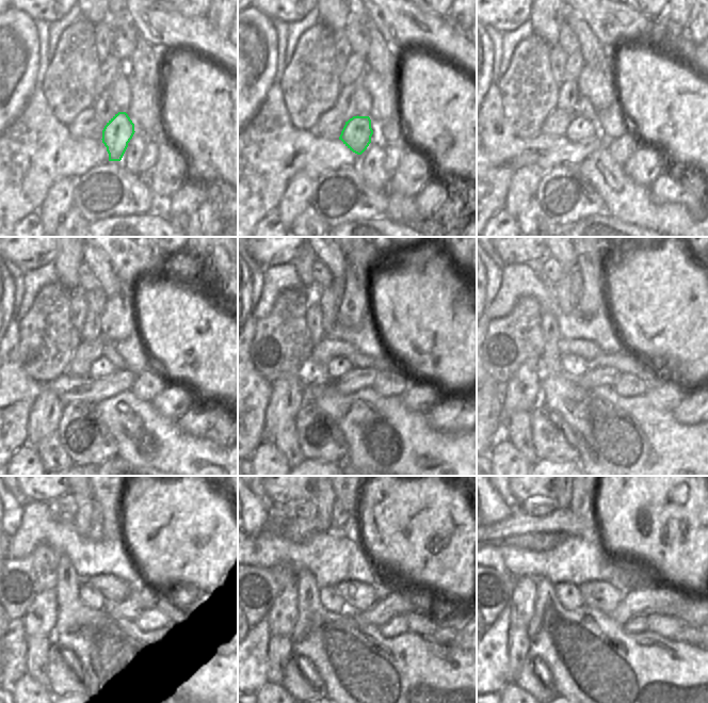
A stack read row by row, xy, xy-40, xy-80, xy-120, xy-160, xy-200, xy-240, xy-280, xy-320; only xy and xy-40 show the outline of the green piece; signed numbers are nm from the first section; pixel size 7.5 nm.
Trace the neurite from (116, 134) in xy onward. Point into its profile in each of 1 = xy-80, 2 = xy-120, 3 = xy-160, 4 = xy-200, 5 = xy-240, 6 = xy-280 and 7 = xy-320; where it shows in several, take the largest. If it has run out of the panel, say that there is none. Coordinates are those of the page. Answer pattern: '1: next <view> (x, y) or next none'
1: next xy-80 (580, 128)
2: next xy-120 (100, 368)
3: next xy-160 (337, 367)
4: next xy-200 (576, 366)
5: next xy-240 (91, 597)
6: next xy-280 (330, 598)
7: next xy-320 (568, 594)

